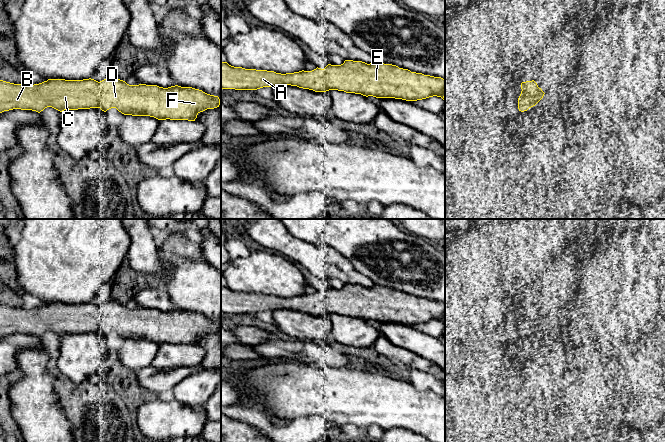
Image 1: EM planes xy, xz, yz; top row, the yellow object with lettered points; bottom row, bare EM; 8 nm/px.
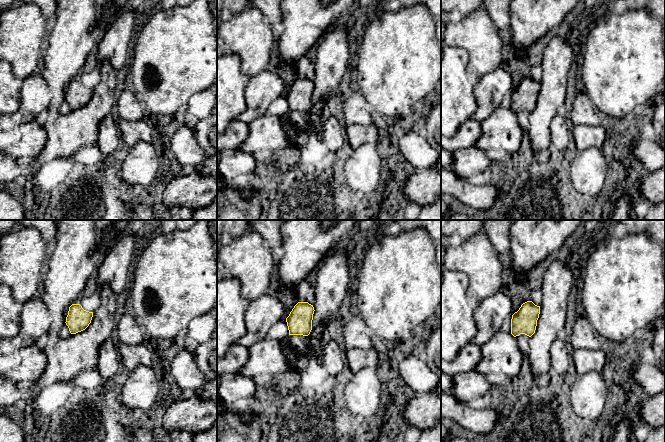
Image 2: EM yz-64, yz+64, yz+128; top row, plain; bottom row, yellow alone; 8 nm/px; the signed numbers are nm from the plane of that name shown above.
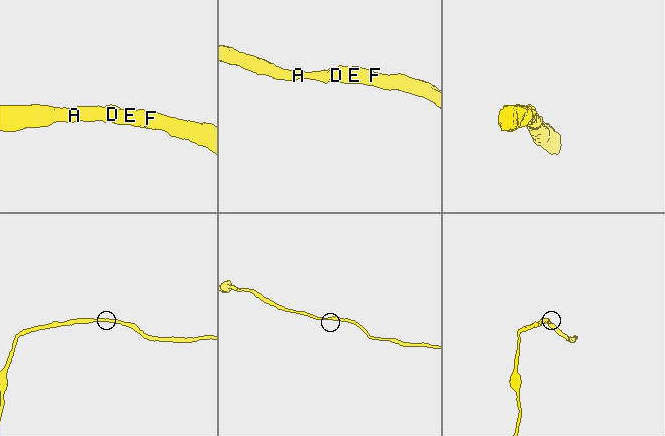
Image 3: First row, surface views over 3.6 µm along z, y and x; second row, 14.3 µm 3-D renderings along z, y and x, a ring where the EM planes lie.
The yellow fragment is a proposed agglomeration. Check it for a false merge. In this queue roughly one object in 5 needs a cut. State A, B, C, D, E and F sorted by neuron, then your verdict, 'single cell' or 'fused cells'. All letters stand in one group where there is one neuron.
A B C D E F | single cell

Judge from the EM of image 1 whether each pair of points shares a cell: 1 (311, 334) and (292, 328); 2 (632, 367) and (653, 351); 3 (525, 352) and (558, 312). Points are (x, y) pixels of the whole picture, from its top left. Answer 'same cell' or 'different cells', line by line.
1: same cell
2: different cells
3: same cell

